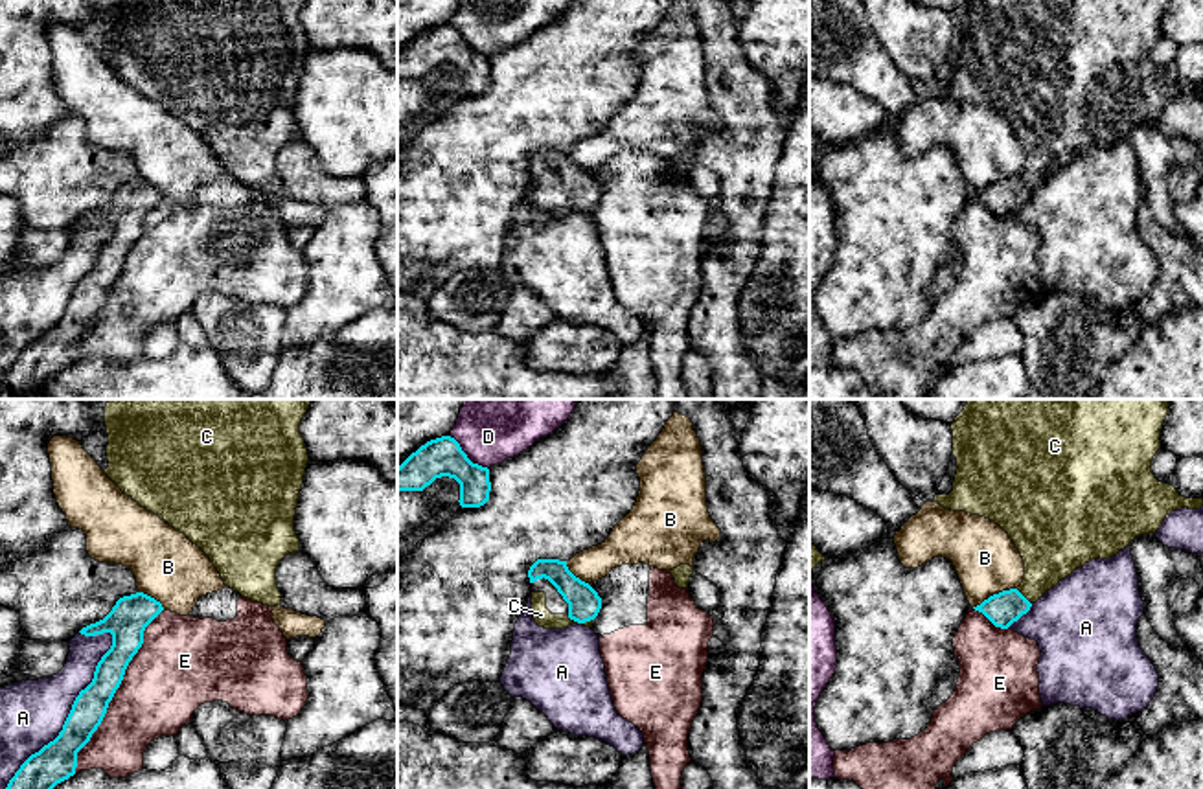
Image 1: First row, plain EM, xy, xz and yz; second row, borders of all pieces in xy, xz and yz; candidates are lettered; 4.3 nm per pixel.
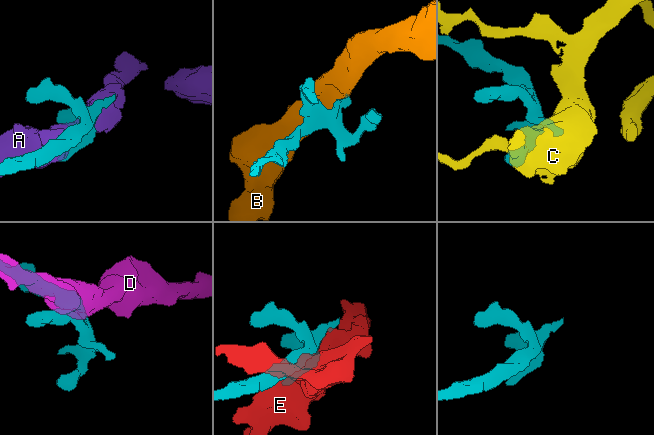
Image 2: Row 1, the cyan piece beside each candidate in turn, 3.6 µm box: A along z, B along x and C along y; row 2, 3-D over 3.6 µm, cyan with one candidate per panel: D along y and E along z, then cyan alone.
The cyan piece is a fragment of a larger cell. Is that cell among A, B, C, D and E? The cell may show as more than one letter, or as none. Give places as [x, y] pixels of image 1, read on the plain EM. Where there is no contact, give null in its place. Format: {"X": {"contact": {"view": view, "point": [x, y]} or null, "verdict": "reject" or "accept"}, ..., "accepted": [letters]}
{"A": {"contact": {"view": "xy", "point": [67, 306]}, "verdict": "reject"}, "B": {"contact": {"view": "yz", "point": [994, 182]}, "verdict": "reject"}, "C": {"contact": {"view": "yz", "point": [1023, 184]}, "verdict": "accept"}, "D": {"contact": {"view": "xz", "point": [466, 45]}, "verdict": "reject"}, "E": {"contact": {"view": "xy", "point": [114, 280]}, "verdict": "reject"}, "accepted": ["C"]}

